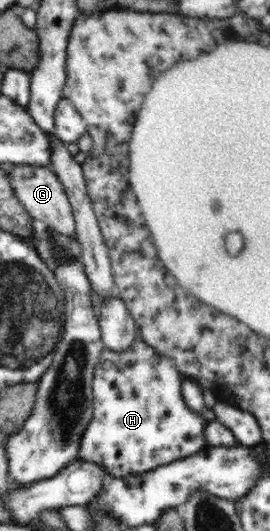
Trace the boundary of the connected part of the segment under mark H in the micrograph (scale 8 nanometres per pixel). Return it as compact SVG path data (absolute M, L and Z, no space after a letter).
M140 336L135 337L133 344L126 351L115 352L108 349L106 357L106 362L97 363L94 370L94 413L82 434L78 450L78 458L81 461L102 465L110 476L126 477L187 458L208 445L203 433L205 419L187 408L181 394L181 384L184 381L182 373L170 357L163 356Z

